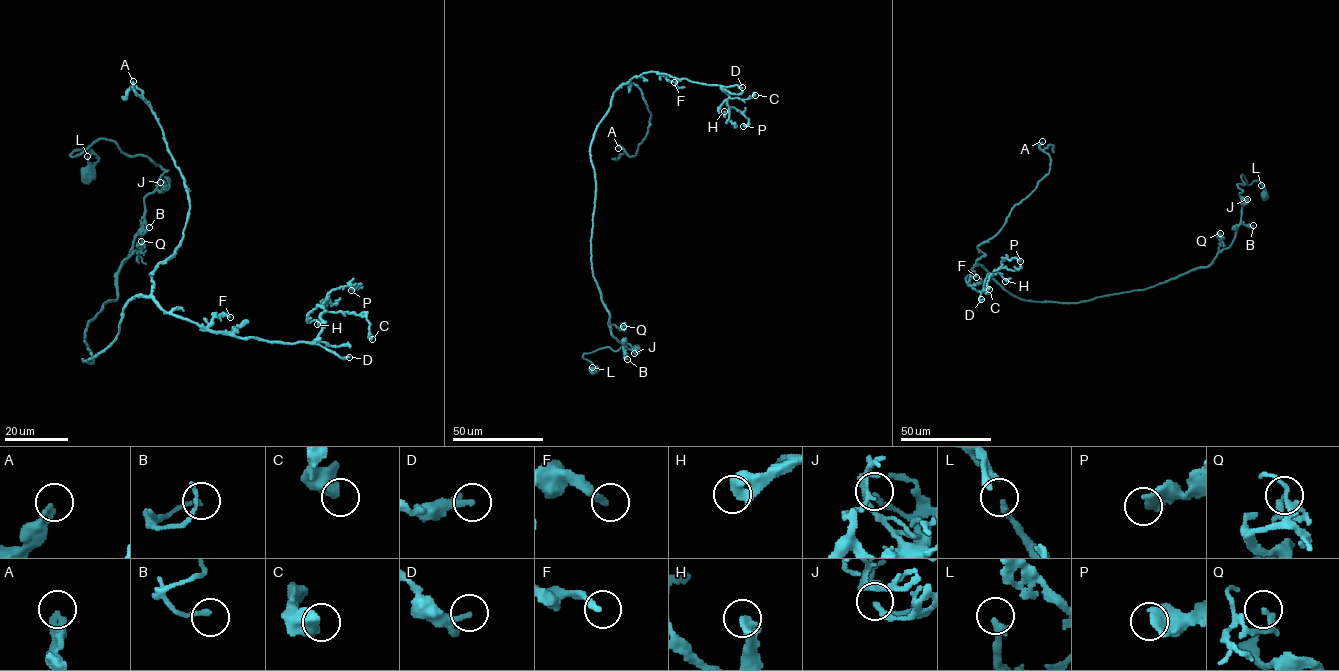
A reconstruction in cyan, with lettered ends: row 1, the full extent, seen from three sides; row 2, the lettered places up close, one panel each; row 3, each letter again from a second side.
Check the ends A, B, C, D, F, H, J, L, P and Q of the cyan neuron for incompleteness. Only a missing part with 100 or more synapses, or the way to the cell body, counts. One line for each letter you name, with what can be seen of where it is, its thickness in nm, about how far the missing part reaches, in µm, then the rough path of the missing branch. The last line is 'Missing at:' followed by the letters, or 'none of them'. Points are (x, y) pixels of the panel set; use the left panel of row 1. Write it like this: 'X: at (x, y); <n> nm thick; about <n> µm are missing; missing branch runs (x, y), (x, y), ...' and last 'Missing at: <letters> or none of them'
Missing at: none of them

